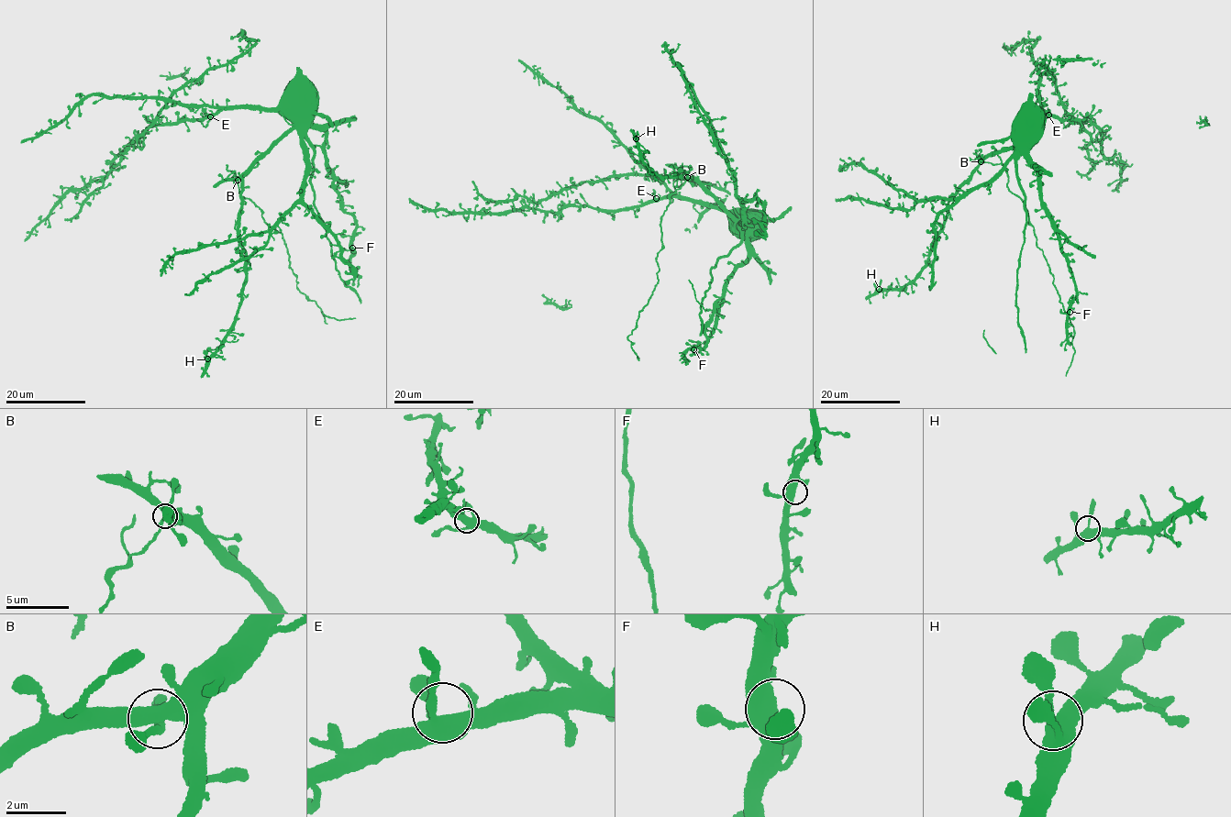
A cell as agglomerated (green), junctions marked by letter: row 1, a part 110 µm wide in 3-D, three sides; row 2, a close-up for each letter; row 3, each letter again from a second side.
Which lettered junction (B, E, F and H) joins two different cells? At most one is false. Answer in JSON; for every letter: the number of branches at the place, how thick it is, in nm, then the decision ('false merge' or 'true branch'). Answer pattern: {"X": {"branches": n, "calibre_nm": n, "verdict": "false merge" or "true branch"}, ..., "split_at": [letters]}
{"B": {"branches": 4, "calibre_nm": 400, "verdict": "true branch"}, "E": {"branches": 4, "calibre_nm": 460, "verdict": "true branch"}, "F": {"branches": 4, "calibre_nm": 440, "verdict": "true branch"}, "H": {"branches": 4, "calibre_nm": 380, "verdict": "true branch"}, "split_at": []}

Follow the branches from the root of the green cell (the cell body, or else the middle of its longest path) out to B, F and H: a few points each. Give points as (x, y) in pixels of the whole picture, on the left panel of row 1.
B: (213, 116), (224, 108), (240, 106), (279, 112), (293, 122), (293, 126), (238, 180)
F: (213, 116), (224, 108), (261, 109), (323, 131), (325, 165), (341, 209), (356, 225), (352, 248)
H: (213, 116), (240, 106), (279, 112), (293, 126), (244, 177), (242, 301), (207, 358)

